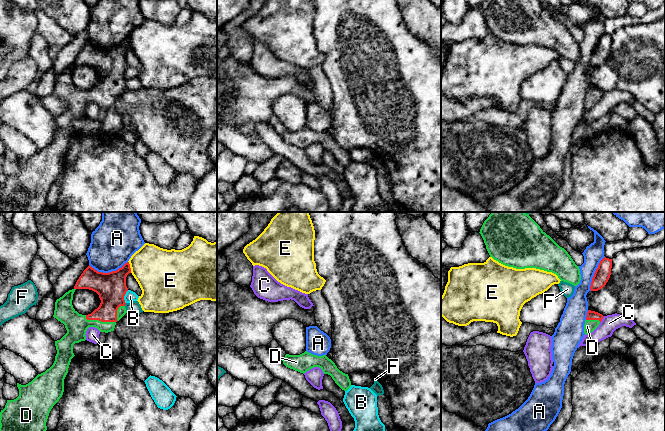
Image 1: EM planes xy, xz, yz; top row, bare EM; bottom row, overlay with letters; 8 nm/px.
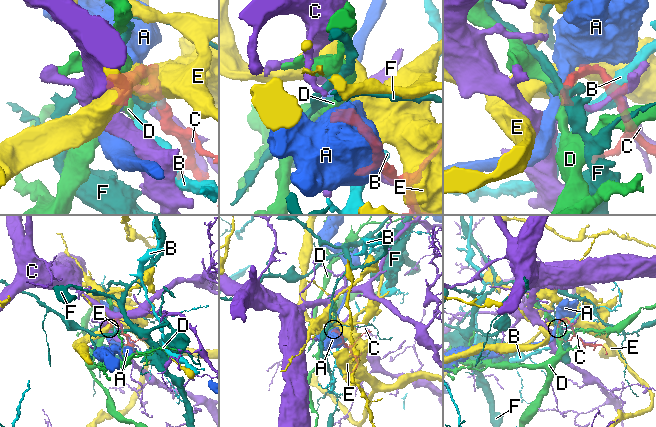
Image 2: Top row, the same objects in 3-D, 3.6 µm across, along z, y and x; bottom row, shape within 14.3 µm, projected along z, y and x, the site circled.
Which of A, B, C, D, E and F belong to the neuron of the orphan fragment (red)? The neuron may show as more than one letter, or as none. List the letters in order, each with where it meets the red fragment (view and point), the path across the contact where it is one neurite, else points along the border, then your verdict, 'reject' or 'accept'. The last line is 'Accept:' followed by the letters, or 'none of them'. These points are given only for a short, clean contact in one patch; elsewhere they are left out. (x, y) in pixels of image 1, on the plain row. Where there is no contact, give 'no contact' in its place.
A: xy (109, 48) | reject
B: xy (123, 73) | reject
C: yz (602, 94) | reject
D: xy (109, 97) | accept
E: xy (129, 43) | reject
F: xy (125, 79) | along xy (126, 79), (124, 81) | reject
Accept: D

